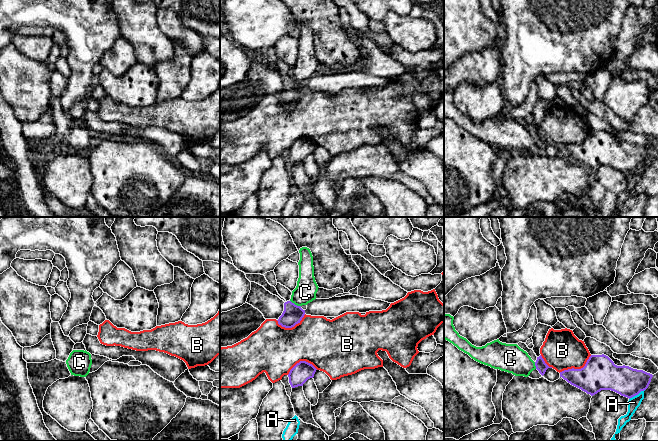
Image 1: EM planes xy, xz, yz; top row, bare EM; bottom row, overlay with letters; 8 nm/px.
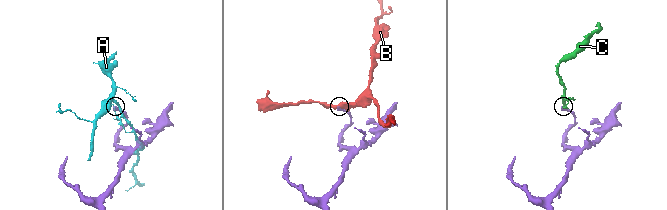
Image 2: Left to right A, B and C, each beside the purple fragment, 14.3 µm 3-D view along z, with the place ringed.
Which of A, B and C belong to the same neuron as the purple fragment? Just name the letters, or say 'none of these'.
C

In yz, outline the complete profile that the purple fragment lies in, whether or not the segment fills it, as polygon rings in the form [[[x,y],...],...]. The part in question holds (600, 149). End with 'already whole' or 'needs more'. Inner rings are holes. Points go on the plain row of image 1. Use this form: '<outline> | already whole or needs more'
[[[602,130],[591,131],[583,144],[564,146],[560,148],[560,153],[591,172],[601,166],[611,166],[630,175],[648,164],[653,151],[629,142],[617,142],[608,132]]] | already whole

